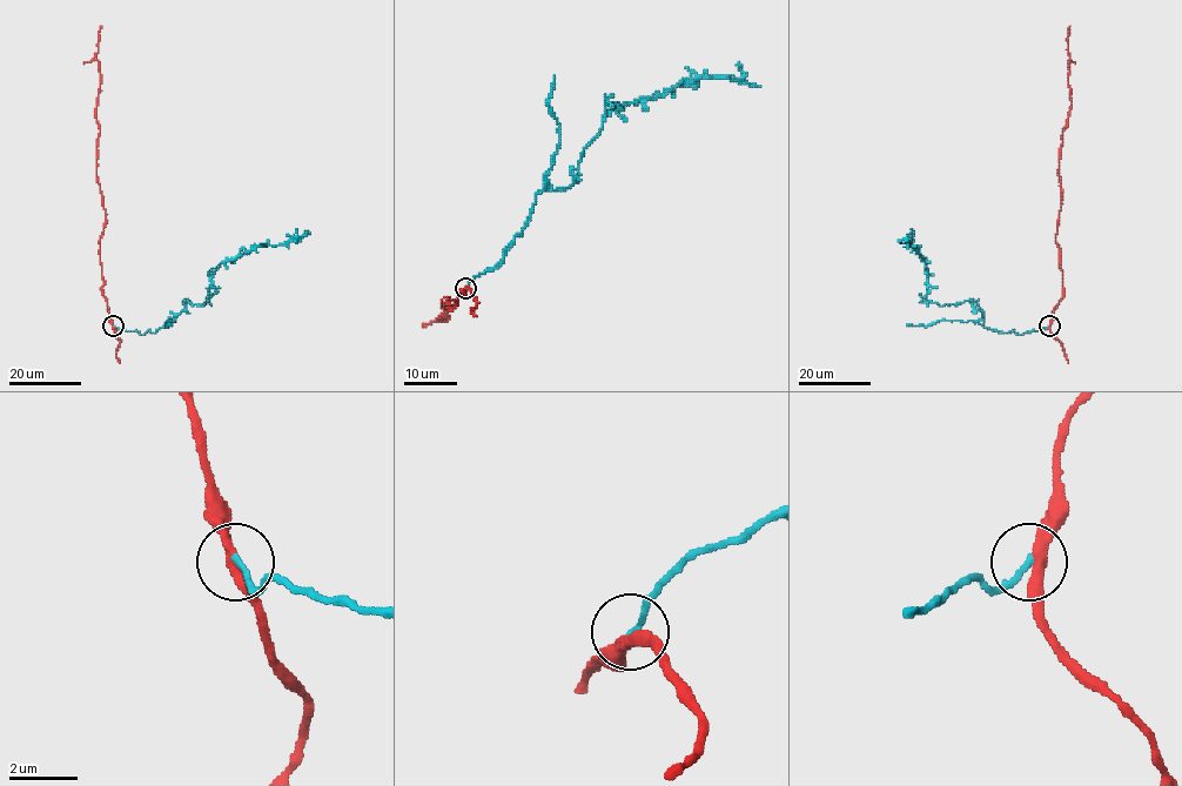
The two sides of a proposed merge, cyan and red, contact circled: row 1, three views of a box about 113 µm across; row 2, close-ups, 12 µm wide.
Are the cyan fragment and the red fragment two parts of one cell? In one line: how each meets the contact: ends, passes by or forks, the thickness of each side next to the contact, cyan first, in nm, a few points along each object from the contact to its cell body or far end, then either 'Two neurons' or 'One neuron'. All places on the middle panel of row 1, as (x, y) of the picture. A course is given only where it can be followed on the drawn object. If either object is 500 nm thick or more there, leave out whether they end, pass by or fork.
At the ring cyan ends. At the ring red passes by. Thickness 180 nm (cyan) against 320 nm. Course of cyan: (467, 287), (503, 257), (538, 193), (575, 181), (606, 102), (651, 100), (700, 78), (751, 82). Course of red: (467, 288), (452, 309), (447, 297), (456, 302), (442, 302), (442, 321), (448, 316), (441, 318), (449, 320). Two neurons

